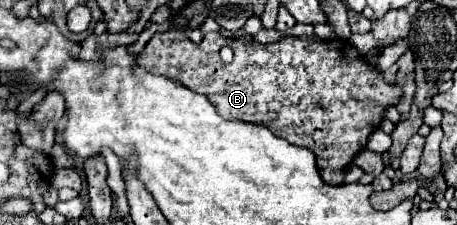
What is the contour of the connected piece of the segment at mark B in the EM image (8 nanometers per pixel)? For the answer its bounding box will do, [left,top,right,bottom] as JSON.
[137,30,403,186]

